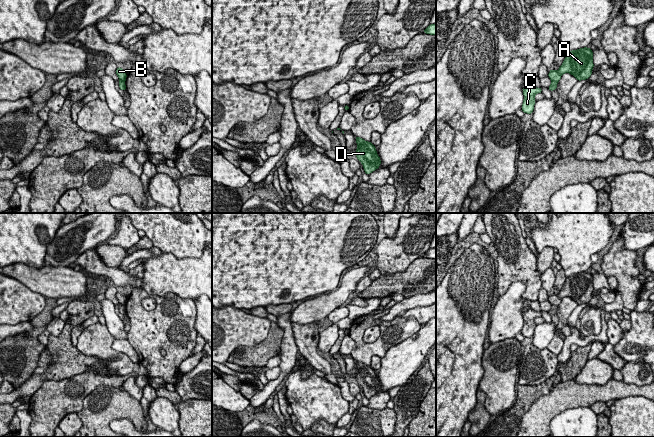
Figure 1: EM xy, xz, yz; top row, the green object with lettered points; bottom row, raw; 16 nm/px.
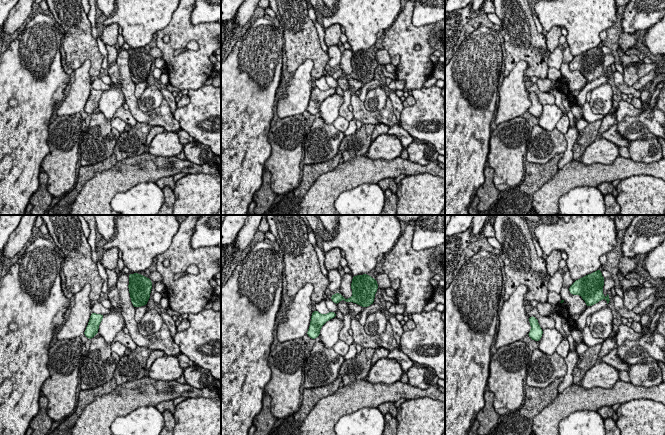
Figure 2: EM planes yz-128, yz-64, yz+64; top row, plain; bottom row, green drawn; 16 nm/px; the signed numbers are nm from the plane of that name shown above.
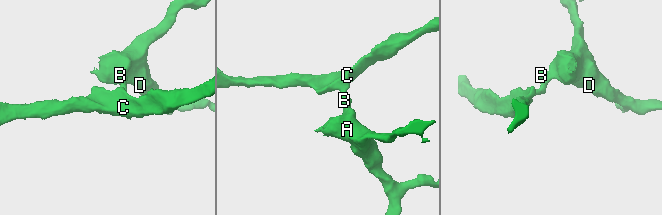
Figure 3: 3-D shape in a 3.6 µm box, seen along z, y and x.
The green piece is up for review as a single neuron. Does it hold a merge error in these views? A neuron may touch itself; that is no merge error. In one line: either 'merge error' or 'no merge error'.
merge error

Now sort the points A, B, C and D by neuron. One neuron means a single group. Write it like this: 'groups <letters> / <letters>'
groups A B D / C

